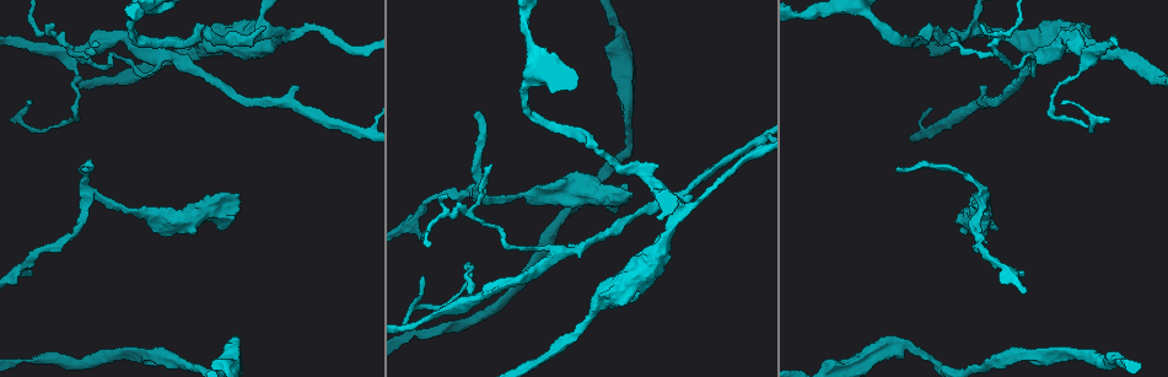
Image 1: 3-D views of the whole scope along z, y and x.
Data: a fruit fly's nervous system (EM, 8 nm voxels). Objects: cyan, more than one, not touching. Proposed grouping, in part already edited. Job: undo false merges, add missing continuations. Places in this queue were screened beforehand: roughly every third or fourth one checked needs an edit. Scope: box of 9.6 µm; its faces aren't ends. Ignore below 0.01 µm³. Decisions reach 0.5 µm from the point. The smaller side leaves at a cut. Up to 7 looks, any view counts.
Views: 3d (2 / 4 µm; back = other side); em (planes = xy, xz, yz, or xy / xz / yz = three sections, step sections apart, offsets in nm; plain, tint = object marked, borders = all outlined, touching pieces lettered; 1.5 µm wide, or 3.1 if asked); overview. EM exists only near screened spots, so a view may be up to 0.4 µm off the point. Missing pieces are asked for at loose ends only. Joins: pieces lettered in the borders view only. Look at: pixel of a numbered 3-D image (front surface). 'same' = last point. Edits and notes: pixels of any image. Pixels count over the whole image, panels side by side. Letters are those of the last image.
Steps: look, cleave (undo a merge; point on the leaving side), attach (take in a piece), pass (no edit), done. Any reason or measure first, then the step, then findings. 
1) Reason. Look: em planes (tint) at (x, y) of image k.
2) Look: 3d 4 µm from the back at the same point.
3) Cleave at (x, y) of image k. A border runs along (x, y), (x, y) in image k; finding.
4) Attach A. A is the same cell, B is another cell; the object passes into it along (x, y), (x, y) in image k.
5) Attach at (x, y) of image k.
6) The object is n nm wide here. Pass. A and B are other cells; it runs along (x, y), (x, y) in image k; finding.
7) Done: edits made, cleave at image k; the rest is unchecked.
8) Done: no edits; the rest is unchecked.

Abrupt turn. Look: em planes (tint) at (205, 27) of image 1.

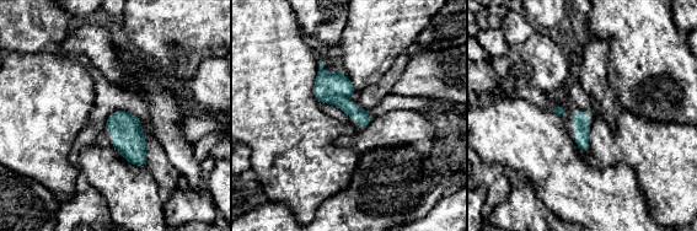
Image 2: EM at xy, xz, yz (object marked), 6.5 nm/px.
Look: em planes (borders) at the same point.

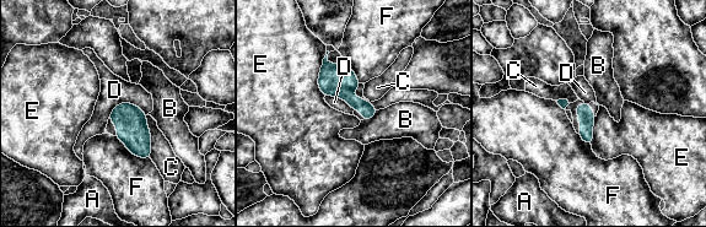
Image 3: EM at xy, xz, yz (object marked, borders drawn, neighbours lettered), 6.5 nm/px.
The object is 100 nm wide here. Pass. A, B, C, D, E and F are other cells; a border runs along (146, 114), (118, 103), (108, 115) in image 3; continuous, no second cell.

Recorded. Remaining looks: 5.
Thin end. Look: 3d 2 µm at (54, 23) of image 1.

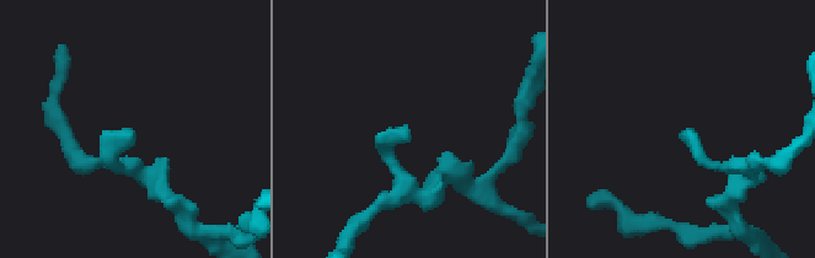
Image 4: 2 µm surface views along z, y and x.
Shape alone is not enough. Look: em xz step 8 (borders) at (406, 127) of image 4.

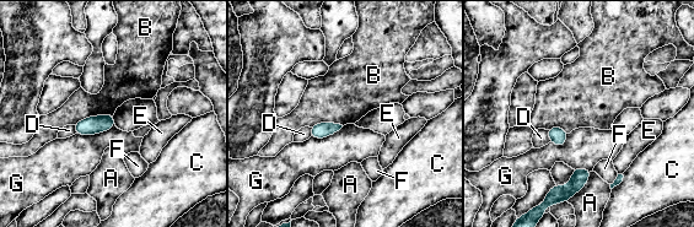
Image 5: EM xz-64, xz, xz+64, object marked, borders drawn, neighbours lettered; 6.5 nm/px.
Look: em xy step 4 (borders) at the same point.

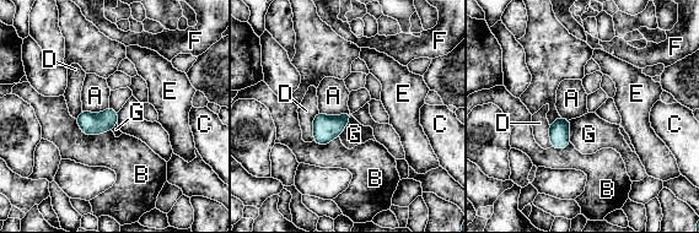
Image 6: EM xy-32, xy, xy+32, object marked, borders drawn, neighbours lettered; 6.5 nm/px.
The object is 140 nm wide here. Pass. A, B, C, D, E, F and G are other cells; a border runs along (75, 119), (87, 135), (111, 131) in image 6; no lettered piece goes on from it.

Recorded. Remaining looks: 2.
An open end. Look: em planes (borders) at (690, 197) of image 1.

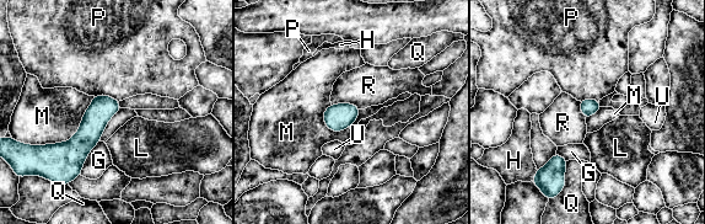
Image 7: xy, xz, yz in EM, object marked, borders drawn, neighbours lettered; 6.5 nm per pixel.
Pass. G, H, L, M, P, Q, R and U are other cells; a border runs along (332, 104), (355, 104), (360, 108) in image 7; no lettered piece goes on from it.

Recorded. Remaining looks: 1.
Done: no edits; the rest is unchecked.

